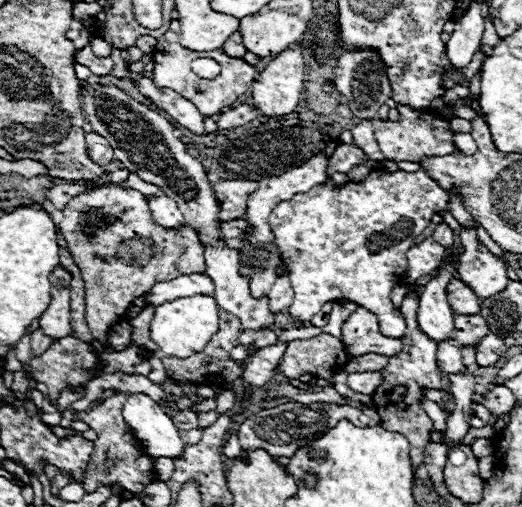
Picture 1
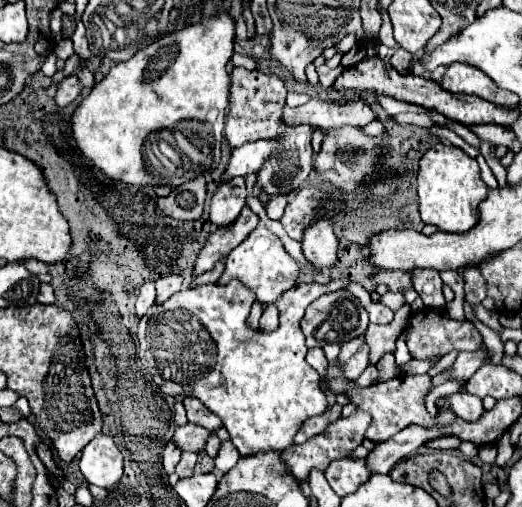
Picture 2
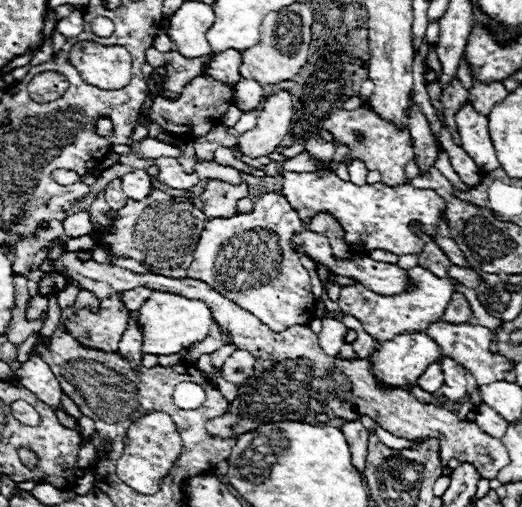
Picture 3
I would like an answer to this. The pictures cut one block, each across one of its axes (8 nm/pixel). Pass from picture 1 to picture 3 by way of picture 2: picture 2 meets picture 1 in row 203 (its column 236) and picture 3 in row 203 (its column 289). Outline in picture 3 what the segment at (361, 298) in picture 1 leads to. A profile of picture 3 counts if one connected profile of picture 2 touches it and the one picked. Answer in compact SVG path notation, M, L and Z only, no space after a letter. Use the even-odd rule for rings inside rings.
M334 170L318 172L286 172L282 194L288 198L290 206L298 210L300 216L316 216L318 212L332 214L340 226L344 228L344 240L354 254L372 254L374 250L388 250L398 256L402 254L420 254L424 246L438 232L438 224L442 214L446 212L446 202L434 190L418 190L412 186L388 186L388 184L364 184L356 186L352 182L344 182L336 176Z

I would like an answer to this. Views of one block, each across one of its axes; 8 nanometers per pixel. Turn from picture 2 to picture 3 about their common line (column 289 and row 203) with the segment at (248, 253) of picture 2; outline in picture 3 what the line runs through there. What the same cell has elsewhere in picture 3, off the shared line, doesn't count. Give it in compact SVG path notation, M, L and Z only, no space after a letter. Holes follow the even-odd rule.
M280 190L260 194L254 200L252 212L206 222L194 260L188 266L188 278L208 282L208 286L220 290L224 298L236 302L276 332L294 324L308 324L314 318L316 298L310 290L310 274L300 264L292 246L292 238L302 230L304 226L298 212ZM268 232L278 240L268 240Z

